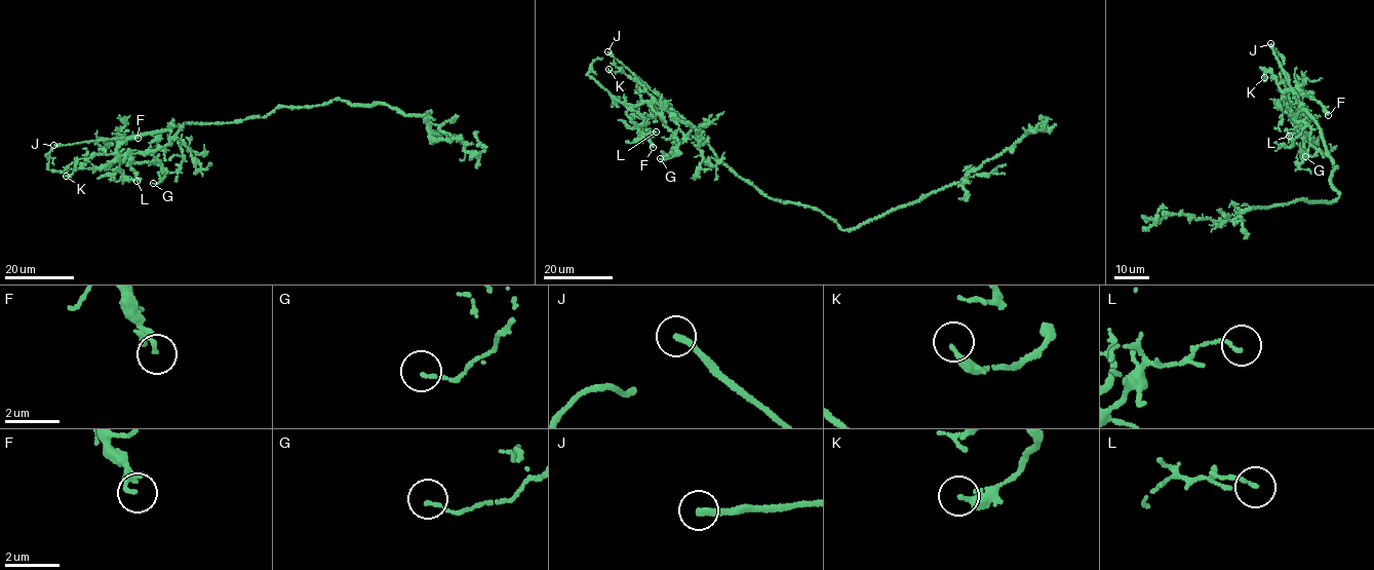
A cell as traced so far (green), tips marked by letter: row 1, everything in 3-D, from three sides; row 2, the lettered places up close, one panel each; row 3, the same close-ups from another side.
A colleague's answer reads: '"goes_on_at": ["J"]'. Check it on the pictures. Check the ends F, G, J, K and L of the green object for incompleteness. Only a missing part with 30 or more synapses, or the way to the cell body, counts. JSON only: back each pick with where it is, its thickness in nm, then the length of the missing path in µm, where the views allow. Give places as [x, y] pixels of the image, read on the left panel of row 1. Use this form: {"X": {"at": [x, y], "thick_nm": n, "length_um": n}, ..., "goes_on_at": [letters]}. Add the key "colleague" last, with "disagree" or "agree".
{"J": {"at": [53, 145], "thick_nm": 240, "length_um": 60}, "goes_on_at": ["J"], "colleague": "agree"}

